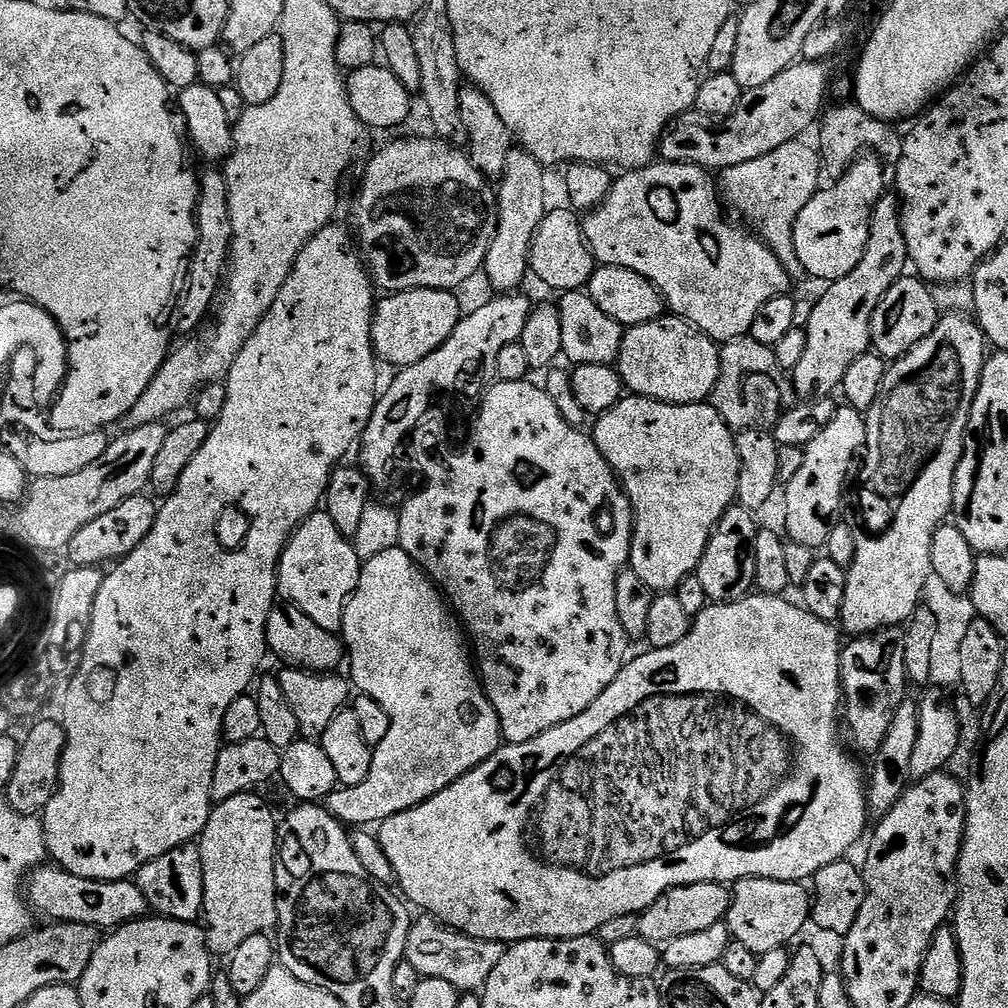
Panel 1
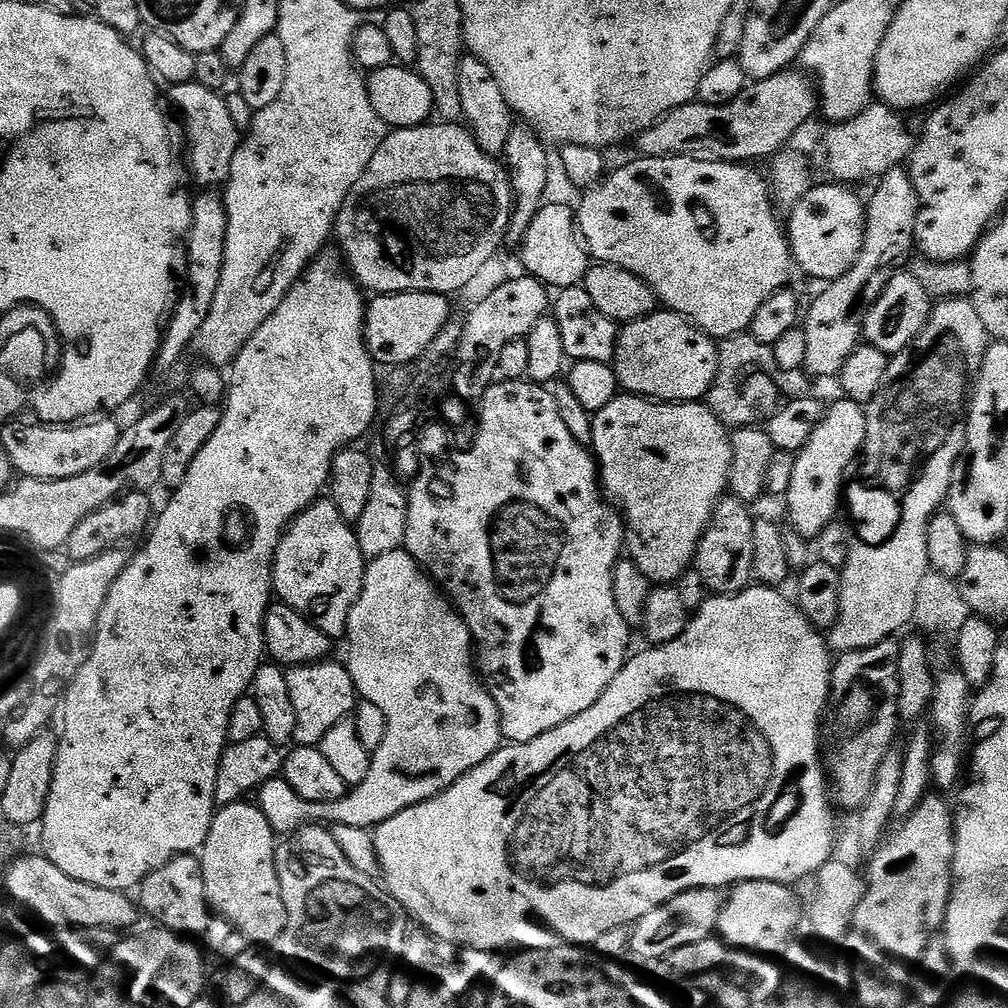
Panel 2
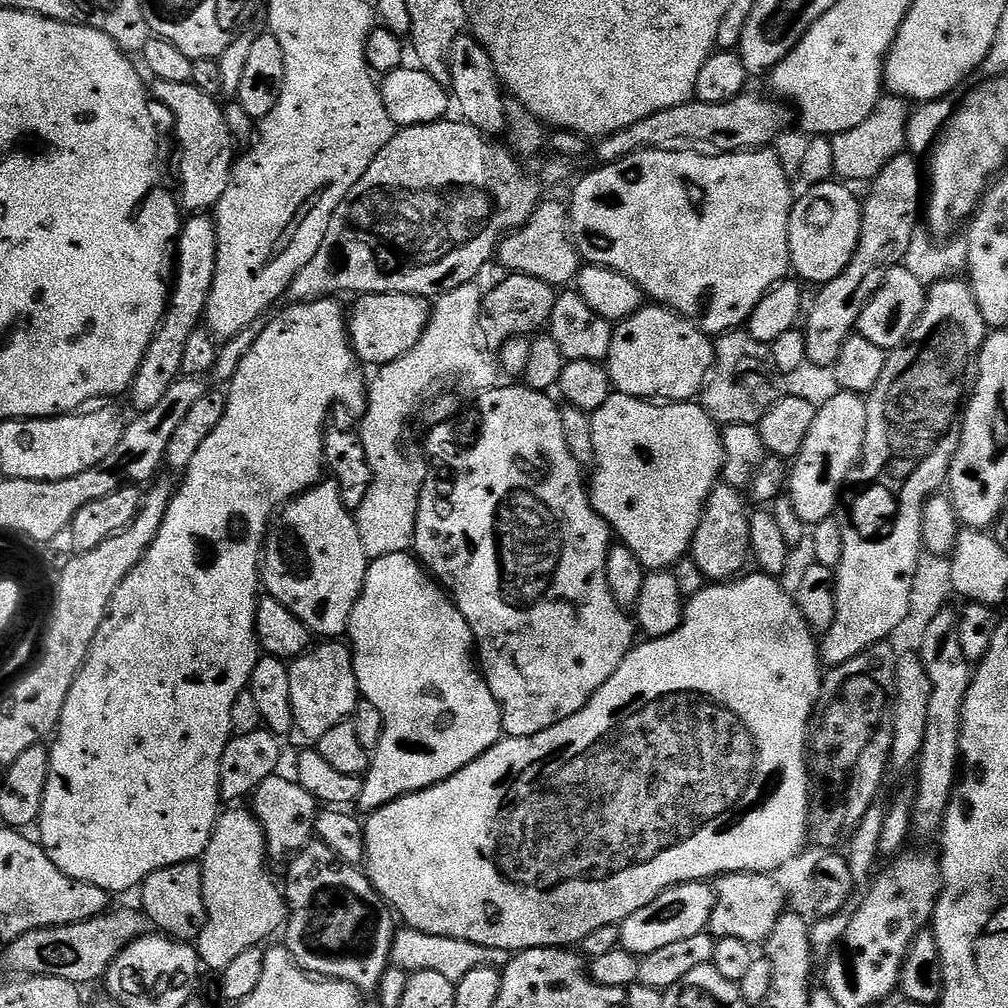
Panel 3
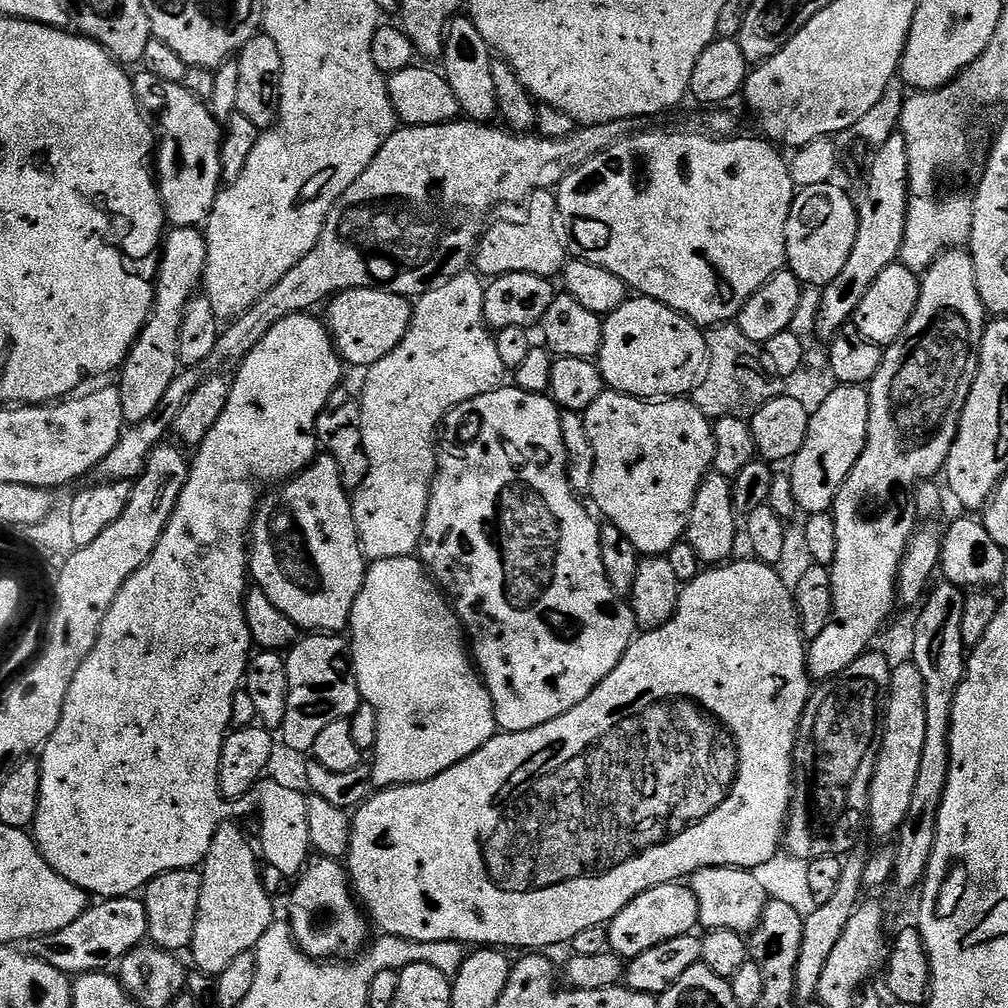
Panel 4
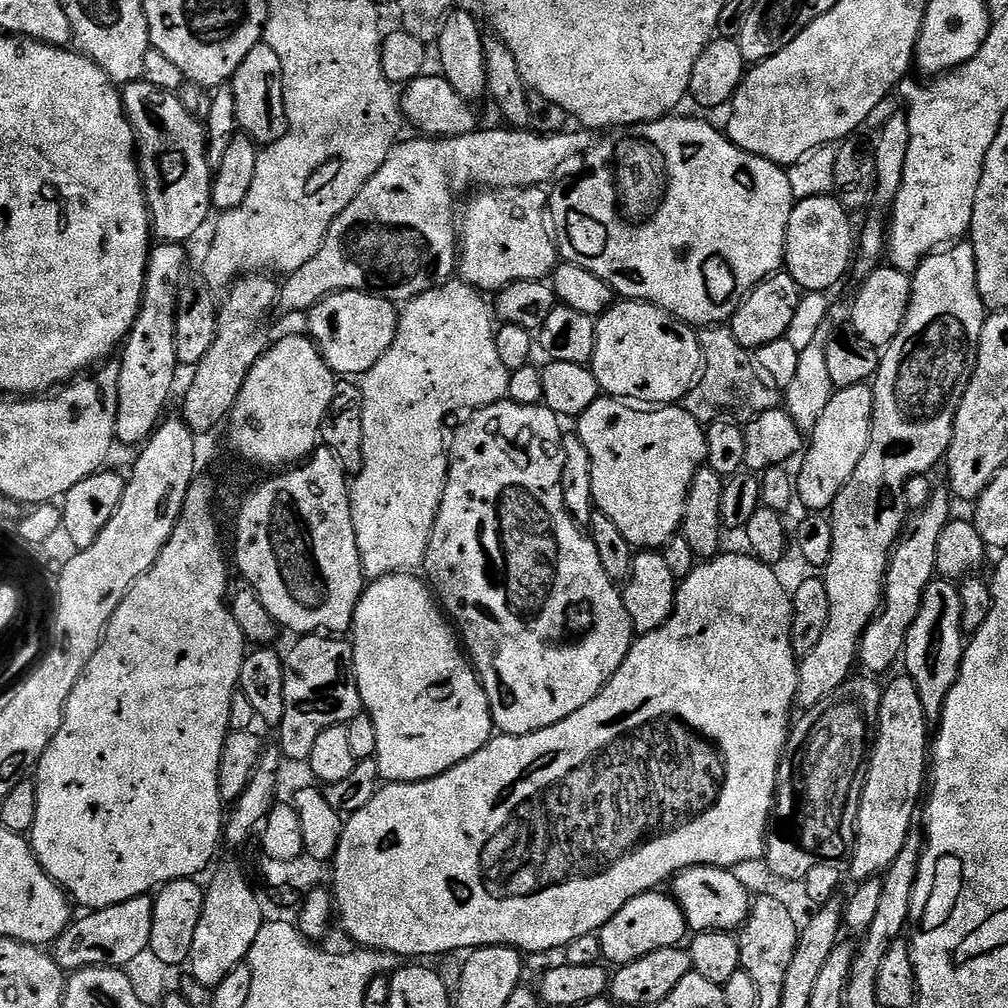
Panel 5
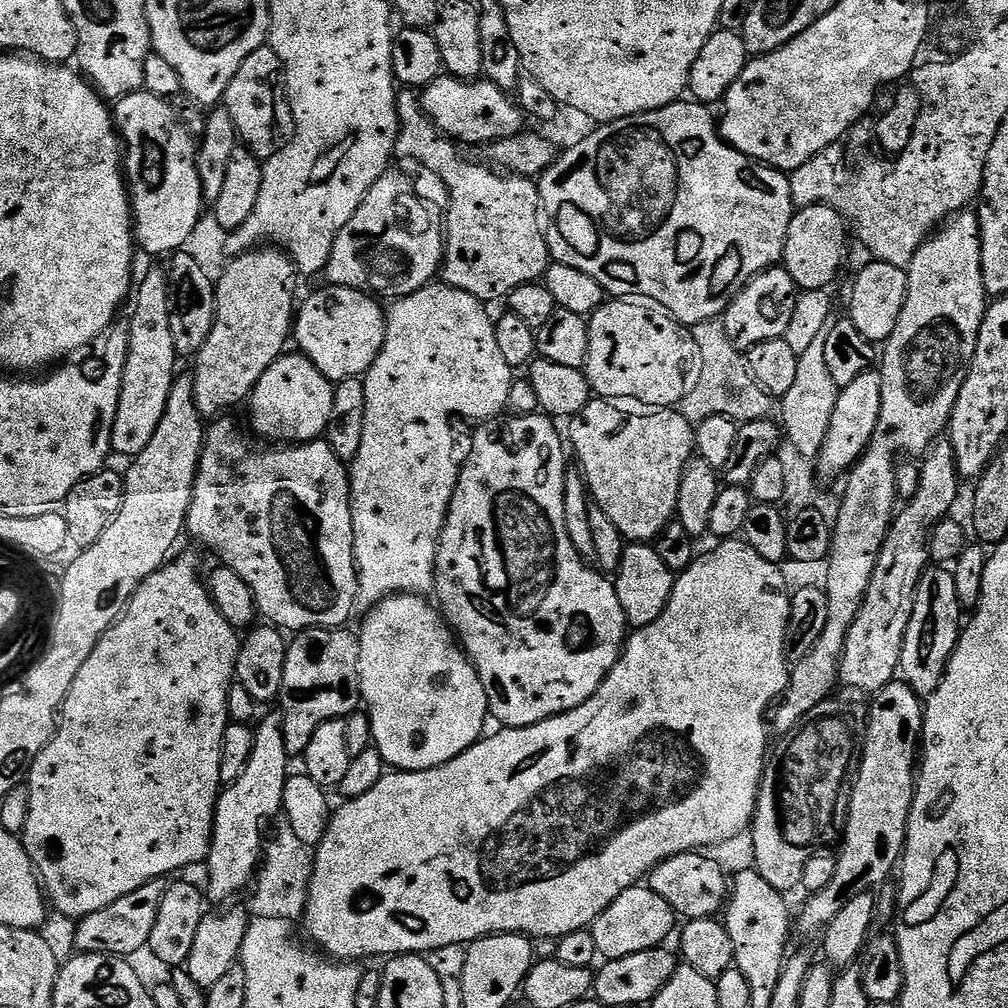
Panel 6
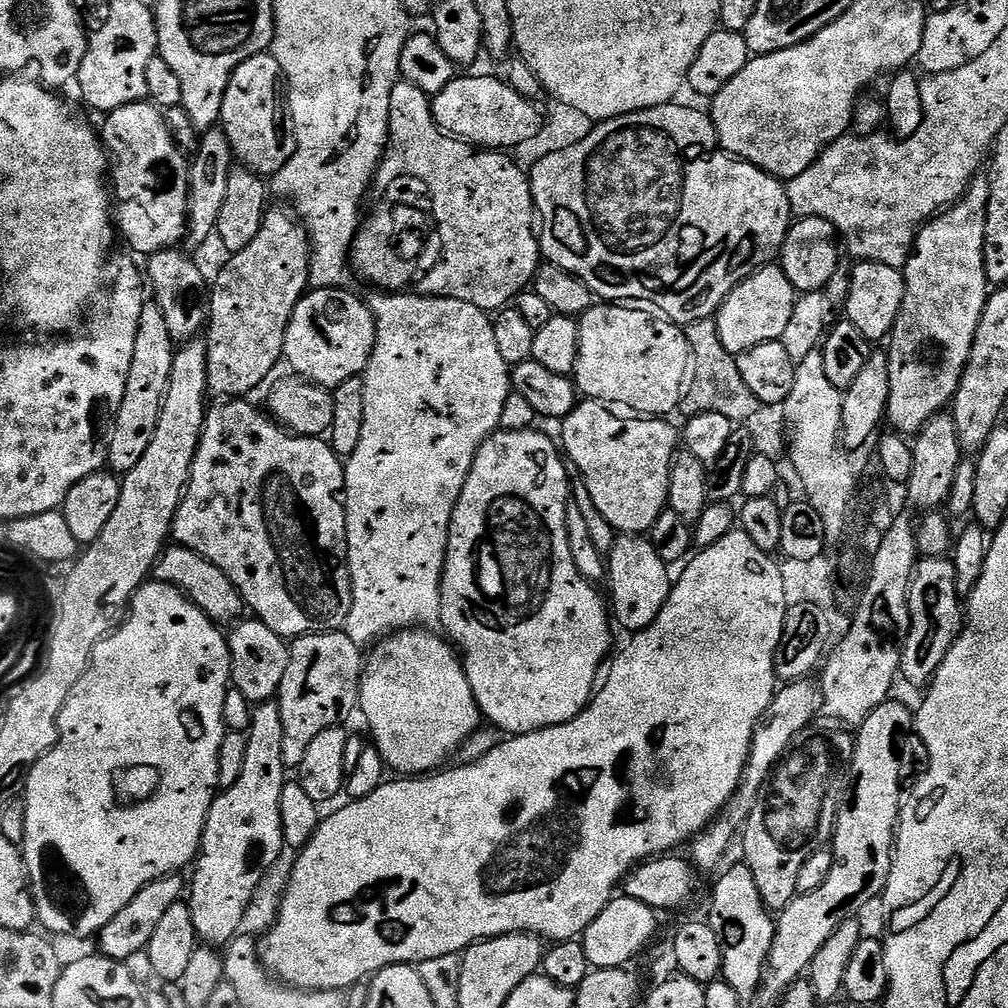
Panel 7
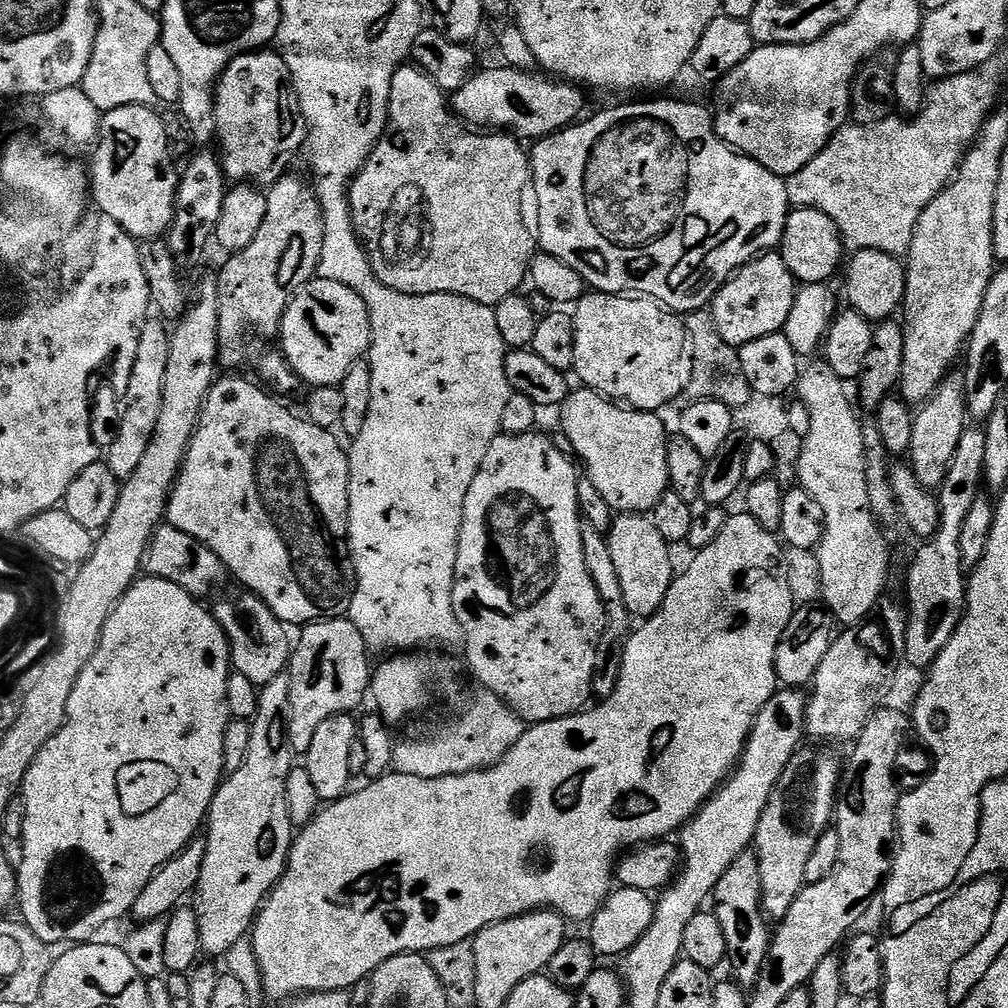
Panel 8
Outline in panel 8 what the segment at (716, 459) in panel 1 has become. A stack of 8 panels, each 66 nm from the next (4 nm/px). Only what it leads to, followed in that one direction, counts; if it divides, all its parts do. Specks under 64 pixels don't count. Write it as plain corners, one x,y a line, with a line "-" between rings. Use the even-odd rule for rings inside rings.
583,386
569,391
564,403
559,405
560,412
559,427
570,438
570,446
573,453
584,459
586,479
594,482
594,490
606,498
608,505
612,507
613,513
623,514
635,512
637,514
651,513
652,508
662,498
664,492
669,491
668,471
666,470
666,450
670,439
670,432
664,429
661,418
654,412
638,412
629,410
619,403
613,402
592,391
591,388

